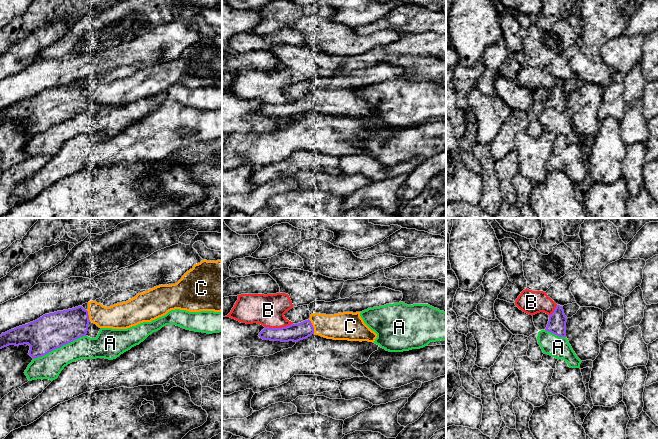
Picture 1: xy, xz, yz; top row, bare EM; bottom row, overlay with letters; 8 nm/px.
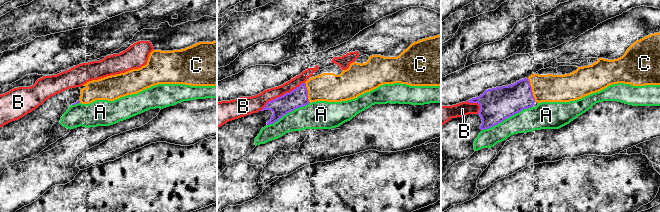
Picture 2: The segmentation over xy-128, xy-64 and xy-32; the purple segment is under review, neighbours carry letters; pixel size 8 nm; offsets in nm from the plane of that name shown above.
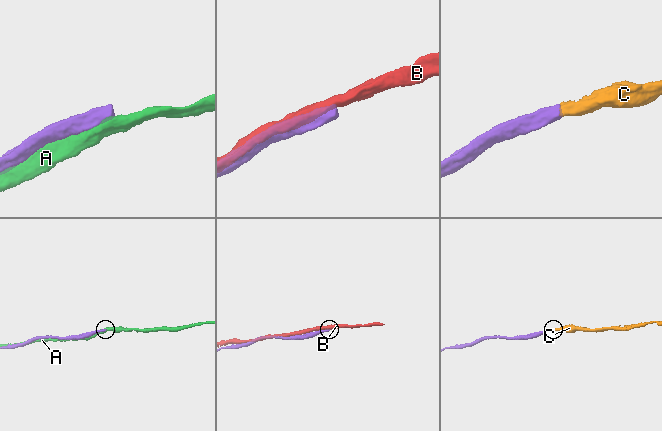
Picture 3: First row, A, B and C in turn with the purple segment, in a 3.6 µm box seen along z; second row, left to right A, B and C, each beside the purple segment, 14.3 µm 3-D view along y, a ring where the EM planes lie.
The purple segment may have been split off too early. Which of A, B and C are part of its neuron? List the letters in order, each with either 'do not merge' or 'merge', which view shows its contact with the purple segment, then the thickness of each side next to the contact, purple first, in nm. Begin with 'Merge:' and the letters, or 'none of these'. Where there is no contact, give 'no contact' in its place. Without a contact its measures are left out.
Merge: C
A: do not merge; meets purple in xy; 280 nm thick on the purple side, 200 nm on the other
B: do not merge; meets purple in xz; 140 nm thick on the purple side, 260 nm on the other
C: merge; meets purple in xz; 140 nm thick on the purple side, 220 nm on the other

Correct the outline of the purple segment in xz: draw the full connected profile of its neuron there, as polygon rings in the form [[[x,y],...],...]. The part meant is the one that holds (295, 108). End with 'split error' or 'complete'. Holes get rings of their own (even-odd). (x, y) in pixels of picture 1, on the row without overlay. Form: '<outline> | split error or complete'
[[[343,88],[334,91],[314,89],[308,96],[282,104],[265,103],[259,113],[263,116],[298,118],[312,110],[333,116],[373,118],[377,110],[360,92],[361,88]]] | split error

